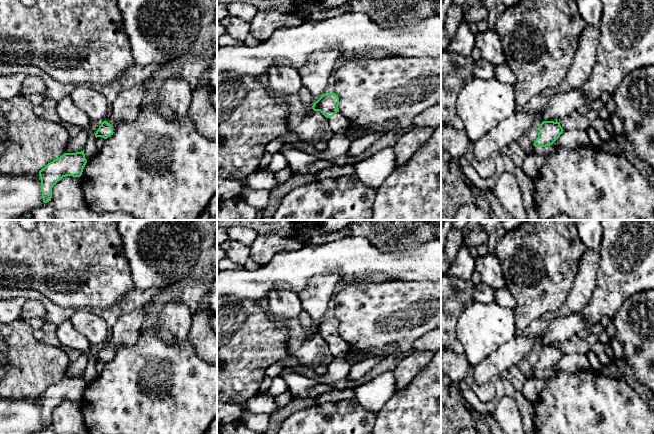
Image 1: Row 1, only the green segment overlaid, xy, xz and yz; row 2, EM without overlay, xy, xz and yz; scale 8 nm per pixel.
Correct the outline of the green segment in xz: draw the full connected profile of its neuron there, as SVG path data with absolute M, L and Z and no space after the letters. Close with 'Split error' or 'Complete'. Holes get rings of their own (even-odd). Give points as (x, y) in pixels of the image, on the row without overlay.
M335 317L323 318L314 326L312 333L320 335L329 346L329 351L334 358L345 358L350 352L351 345L339 335L339 321Z. Split error

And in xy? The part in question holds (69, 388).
M84 374L76 377L64 377L59 382L48 387L39 395L43 426L52 422L53 410L66 400L80 401L87 387Z. Complete

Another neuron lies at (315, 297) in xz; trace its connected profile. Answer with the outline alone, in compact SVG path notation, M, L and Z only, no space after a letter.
M325 272L311 278L306 288L298 295L301 301L302 310L317 325L324 317L329 301L331 300L334 288L340 277L337 272Z

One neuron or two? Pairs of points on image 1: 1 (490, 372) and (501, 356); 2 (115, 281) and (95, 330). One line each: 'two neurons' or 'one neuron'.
1: one neuron
2: two neurons

